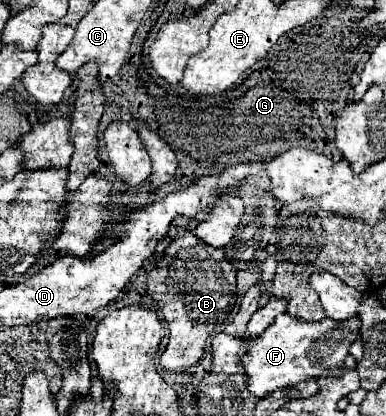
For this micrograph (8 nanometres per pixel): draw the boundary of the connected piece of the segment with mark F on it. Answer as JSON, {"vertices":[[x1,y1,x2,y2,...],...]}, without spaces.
{"vertices":[[289,313,279,315,273,321,273,327,267,327,263,331,263,335,259,335,257,341,249,345,249,351,243,357,243,367,245,367,245,373,249,377,249,391,255,397,265,397,267,393,273,393,275,389,281,389,285,385,301,385,309,379,321,377,323,373,331,373,333,377,337,373,343,373,345,371,343,361,349,355,349,347,359,339,359,335,361,335,359,315,355,315,353,319,345,319,345,323,337,323,335,319,329,319,329,317,325,317,317,323,307,323,299,317,291,317]]}

